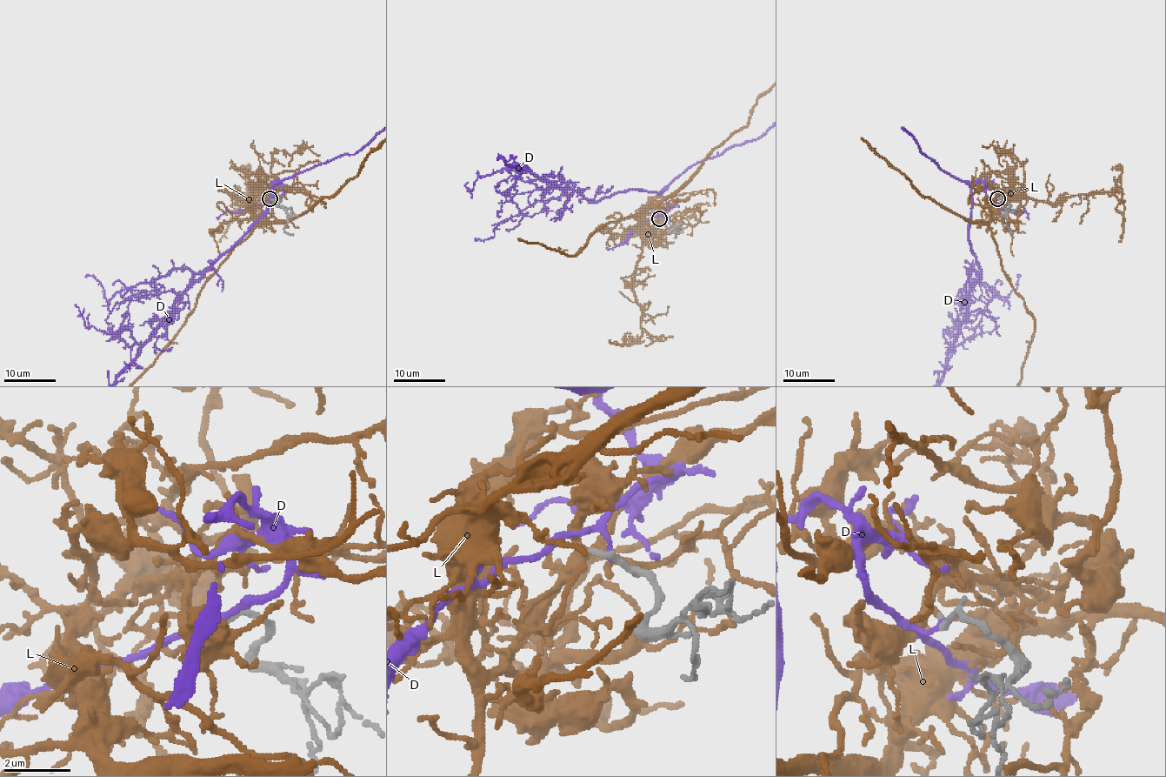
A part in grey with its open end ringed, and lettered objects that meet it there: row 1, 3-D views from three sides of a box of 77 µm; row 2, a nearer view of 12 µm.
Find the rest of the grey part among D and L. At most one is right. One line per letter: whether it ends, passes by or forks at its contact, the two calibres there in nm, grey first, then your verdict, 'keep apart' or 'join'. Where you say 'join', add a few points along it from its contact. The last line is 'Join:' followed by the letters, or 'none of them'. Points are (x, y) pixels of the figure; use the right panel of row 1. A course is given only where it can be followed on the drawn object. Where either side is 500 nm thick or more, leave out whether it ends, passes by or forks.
D: it passes by | 240/110 nm | keep apart
L: it passes by | 180/200 nm | join
Join: L

